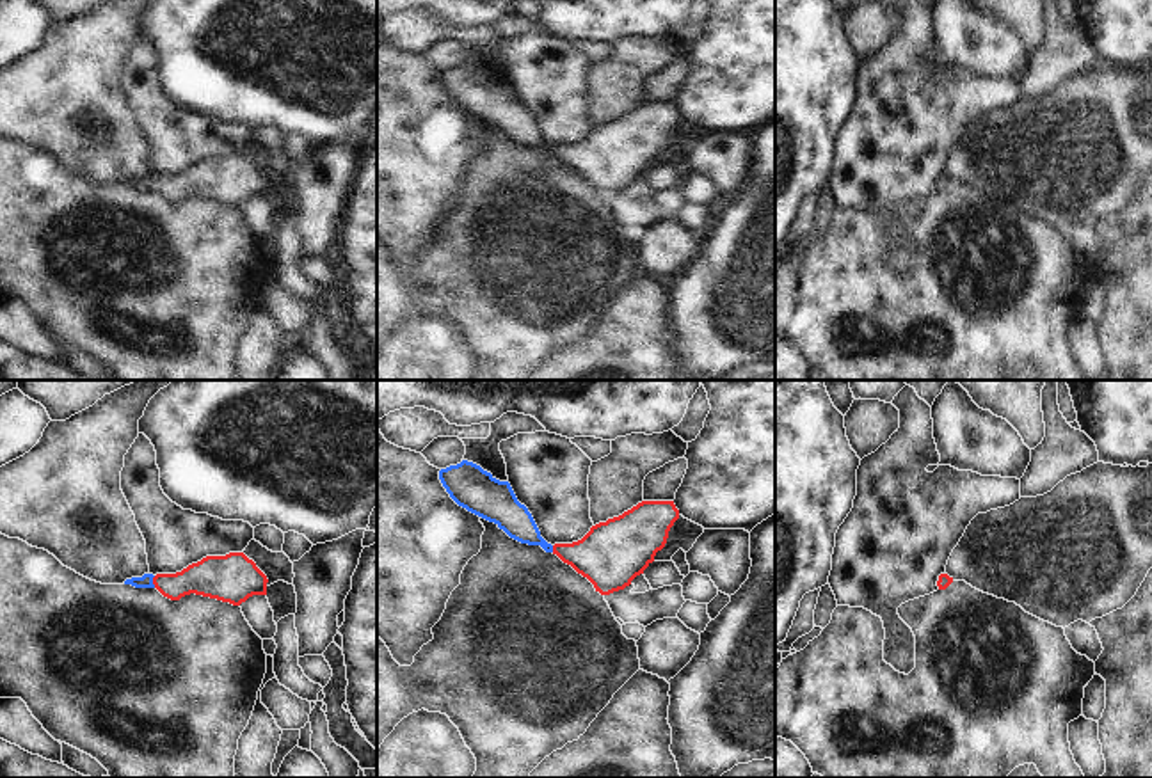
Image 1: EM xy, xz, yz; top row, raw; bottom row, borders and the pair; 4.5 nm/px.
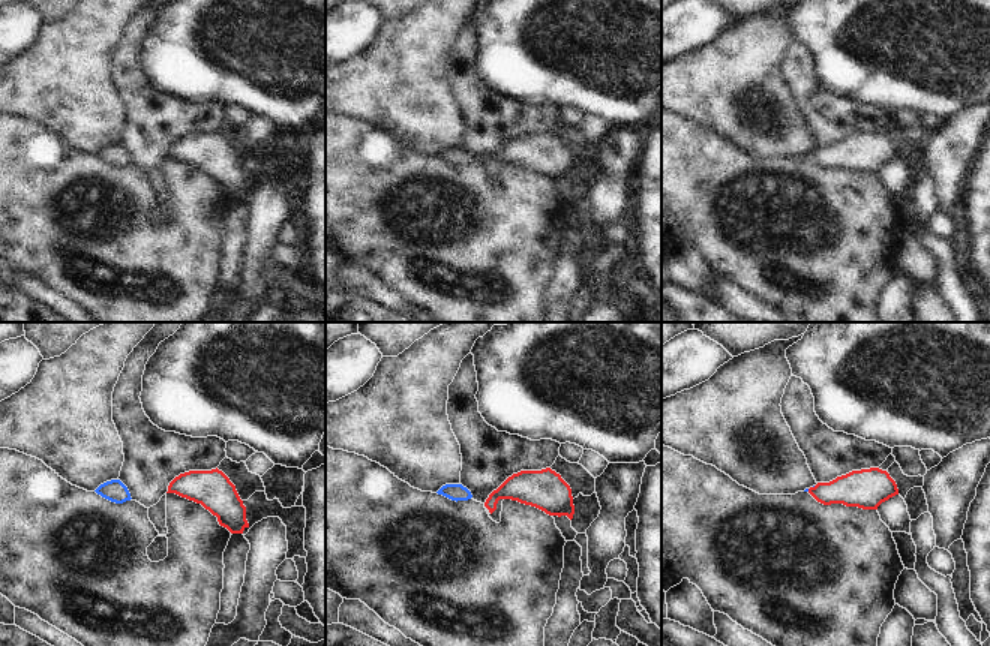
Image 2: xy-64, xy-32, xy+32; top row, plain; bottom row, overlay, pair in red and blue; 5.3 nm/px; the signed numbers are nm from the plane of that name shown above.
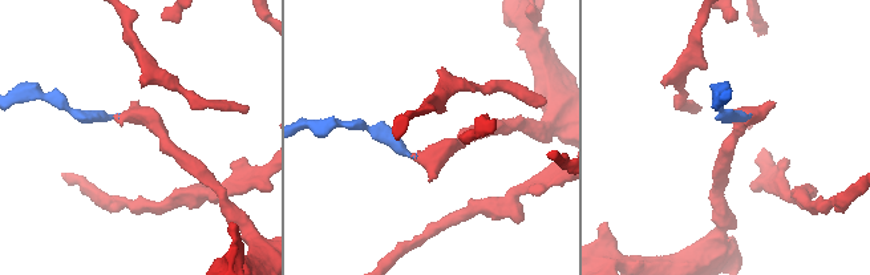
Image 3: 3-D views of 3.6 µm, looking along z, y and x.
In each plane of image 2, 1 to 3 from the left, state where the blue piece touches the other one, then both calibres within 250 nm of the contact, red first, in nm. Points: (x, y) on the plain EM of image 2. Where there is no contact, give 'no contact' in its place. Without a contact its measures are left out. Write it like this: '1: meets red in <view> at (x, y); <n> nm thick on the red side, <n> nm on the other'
1: no contact
2: no contact
3: no contact

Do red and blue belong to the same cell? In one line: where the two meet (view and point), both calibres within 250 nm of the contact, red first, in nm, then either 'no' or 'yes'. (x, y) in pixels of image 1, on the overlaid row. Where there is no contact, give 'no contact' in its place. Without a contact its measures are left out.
meets red in xy at (153, 581); 170 nm thick on the red side, 60 nm on the other; yes

